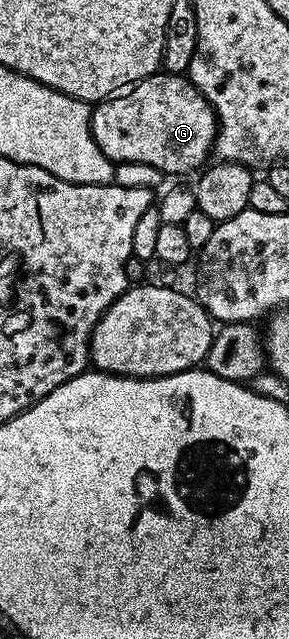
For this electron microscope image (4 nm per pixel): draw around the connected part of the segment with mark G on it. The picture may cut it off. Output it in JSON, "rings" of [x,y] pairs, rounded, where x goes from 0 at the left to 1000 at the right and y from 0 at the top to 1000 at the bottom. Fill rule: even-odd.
{"rings":[[[536,116],[446,141],[349,158],[315,174],[311,202],[332,216],[332,228],[346,228],[381,250],[408,257],[484,255],[533,261],[578,277],[630,275],[640,269],[682,271],[716,255],[713,243],[758,211],[740,169],[713,158],[713,150],[692,147],[685,136],[630,116]]]}

